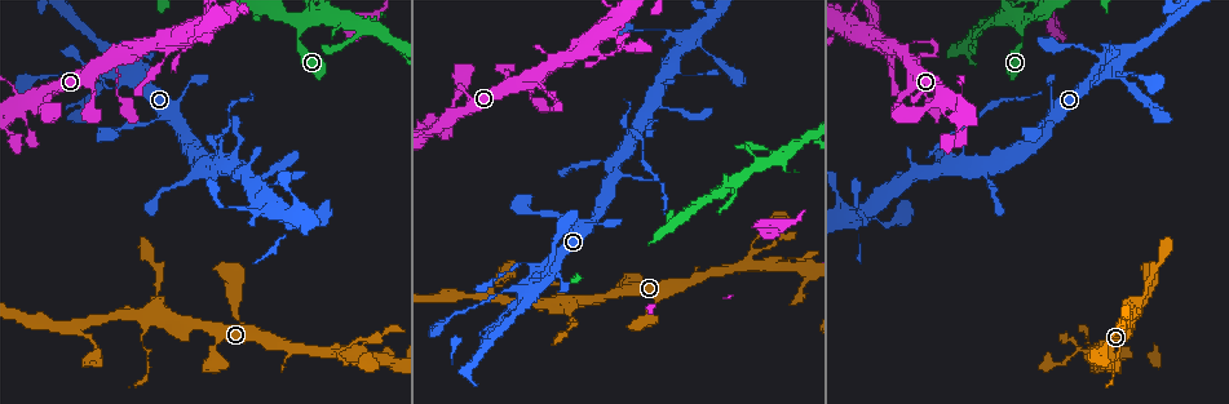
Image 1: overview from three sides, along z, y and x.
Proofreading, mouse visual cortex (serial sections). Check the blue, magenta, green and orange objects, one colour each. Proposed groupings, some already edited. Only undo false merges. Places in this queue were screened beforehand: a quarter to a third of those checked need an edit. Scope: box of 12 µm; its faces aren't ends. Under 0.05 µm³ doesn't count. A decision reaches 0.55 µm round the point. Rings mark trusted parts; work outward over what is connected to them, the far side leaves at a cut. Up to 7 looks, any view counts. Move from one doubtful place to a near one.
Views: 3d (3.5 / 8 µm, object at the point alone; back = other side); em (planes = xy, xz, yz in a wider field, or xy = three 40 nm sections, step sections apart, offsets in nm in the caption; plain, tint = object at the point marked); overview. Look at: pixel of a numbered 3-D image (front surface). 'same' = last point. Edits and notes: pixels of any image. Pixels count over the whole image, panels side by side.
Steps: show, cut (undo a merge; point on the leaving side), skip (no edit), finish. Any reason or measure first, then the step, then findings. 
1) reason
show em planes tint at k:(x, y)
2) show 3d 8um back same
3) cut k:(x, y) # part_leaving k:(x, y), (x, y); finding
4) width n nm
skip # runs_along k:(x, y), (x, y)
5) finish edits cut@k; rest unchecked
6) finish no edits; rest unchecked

sudden change in width
show 3d 3.5um at 1:(1016, 22)

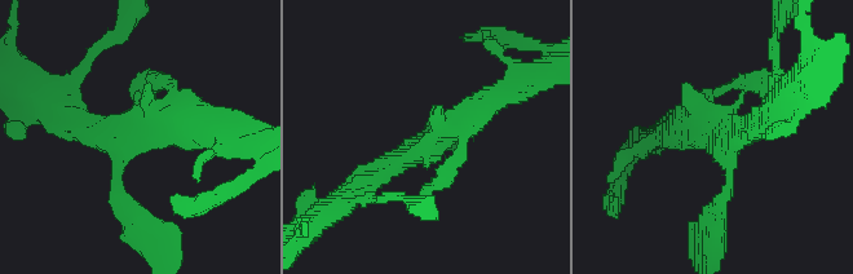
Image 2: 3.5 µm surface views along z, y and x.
show em xy step 1 tint at 2:(432, 140)

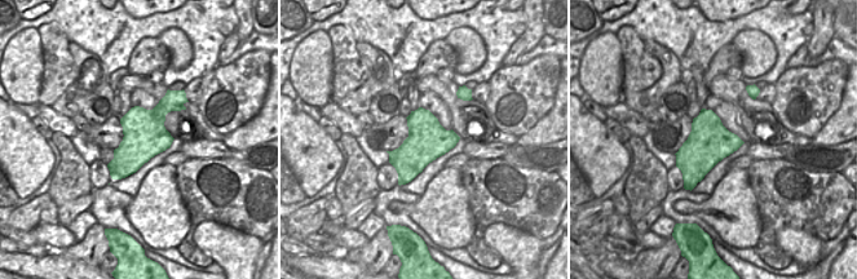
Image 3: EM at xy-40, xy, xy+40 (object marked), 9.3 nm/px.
skip # runs_along 2:(124, 199), (116, 163), (132, 131), (211, 136); continuous, no second cell

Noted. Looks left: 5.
calibre changes
show 3d 3.5um at 1:(634, 137)

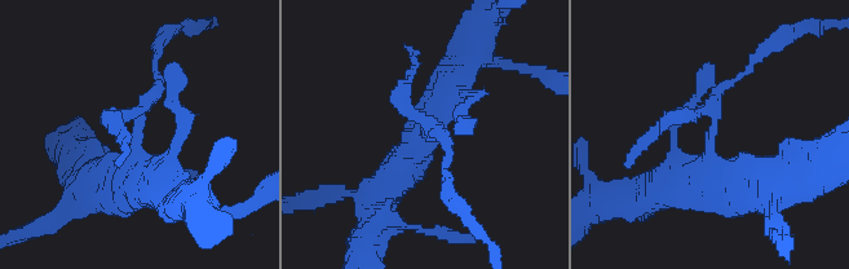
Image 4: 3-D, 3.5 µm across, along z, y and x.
now the EM
show em xy step 2 tint at 4:(140, 115)

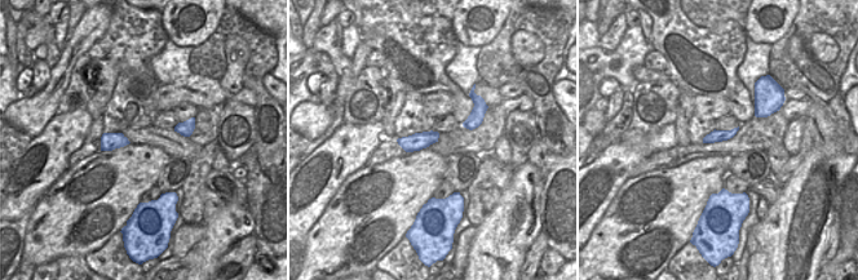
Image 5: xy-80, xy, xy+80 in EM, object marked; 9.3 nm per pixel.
width 160 nm
cut 4:(398, 104) # part_leaving 4:(427, 129), (446, 140), (446, 195); two cells meet here

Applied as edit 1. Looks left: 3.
thin neck
show 3d 3.5um at 1:(908, 64)

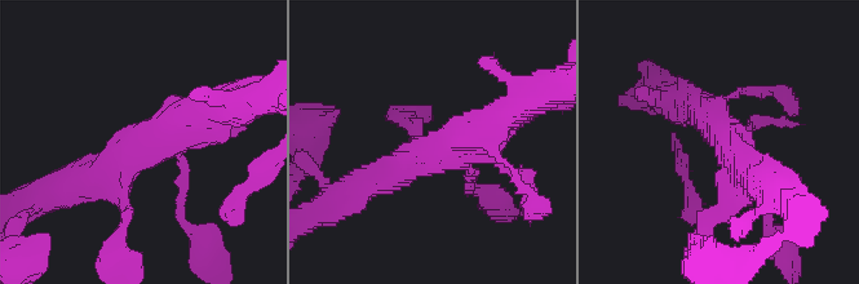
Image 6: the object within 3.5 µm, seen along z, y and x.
show em planes tint at 6:(164, 141)

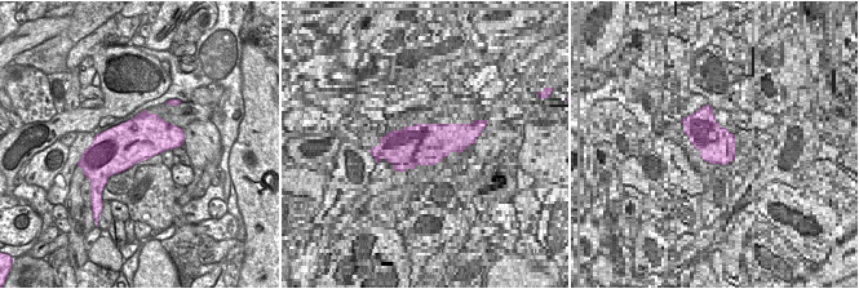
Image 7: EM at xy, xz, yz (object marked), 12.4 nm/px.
skip # runs_along 6:(97, 178), (187, 115), (227, 103); all the same cell

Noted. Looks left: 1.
finish edits cut@4; rest unchecked

